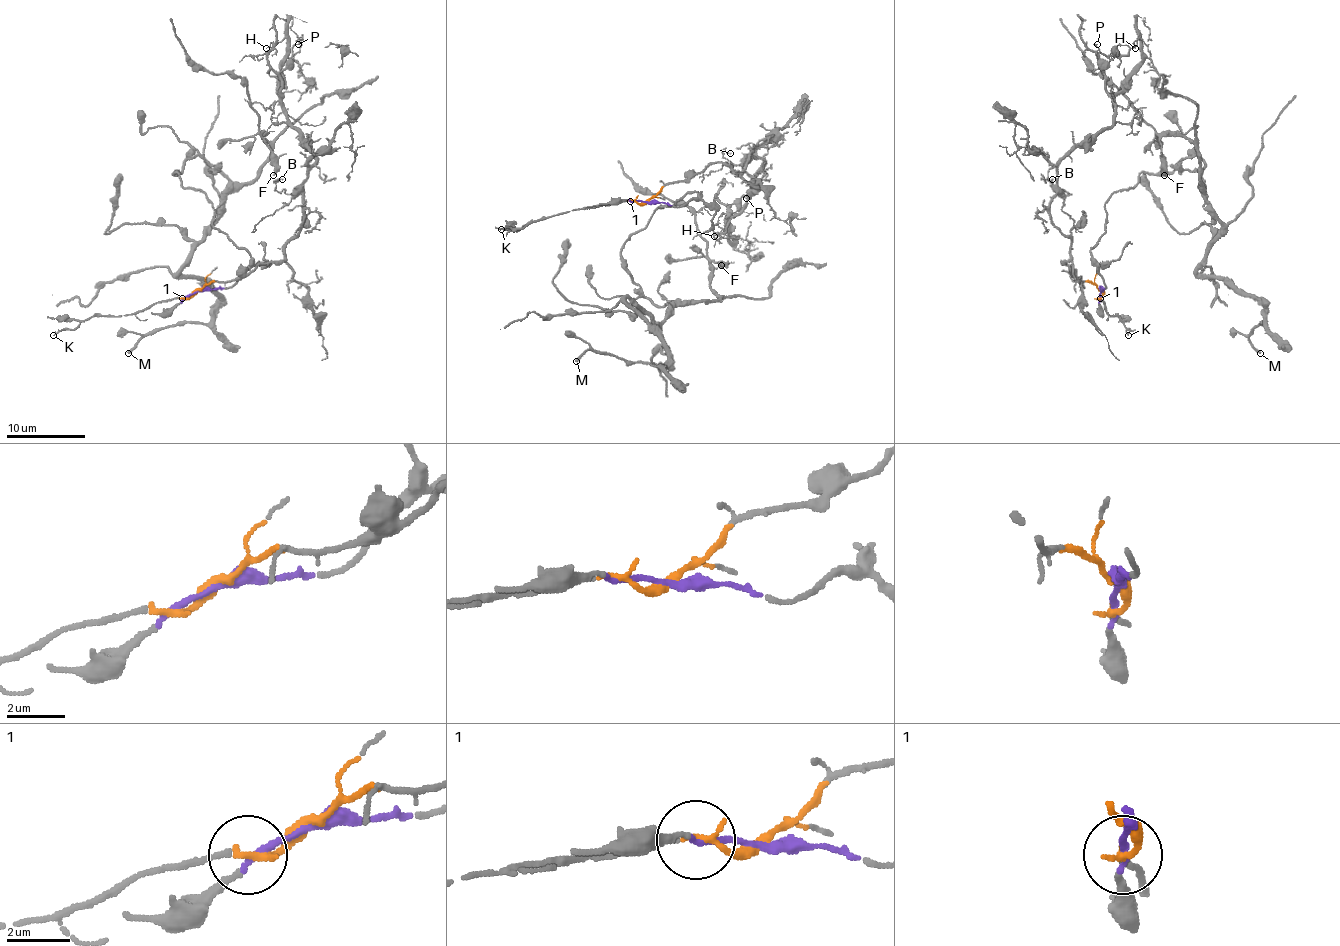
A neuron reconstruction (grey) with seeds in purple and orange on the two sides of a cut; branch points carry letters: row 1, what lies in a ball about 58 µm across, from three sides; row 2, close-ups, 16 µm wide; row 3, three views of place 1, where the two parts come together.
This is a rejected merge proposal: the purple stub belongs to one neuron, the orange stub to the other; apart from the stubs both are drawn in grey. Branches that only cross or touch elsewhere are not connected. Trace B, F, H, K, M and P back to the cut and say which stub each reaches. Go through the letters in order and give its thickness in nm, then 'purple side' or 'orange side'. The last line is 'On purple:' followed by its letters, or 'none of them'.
B: calibre 100 nm; orange side
F: calibre 380 nm; purple side
H: calibre 120 nm; orange side
K: calibre 130 nm; orange side
M: calibre 240 nm; purple side
P: calibre 130 nm; orange side
On purple: F, M

